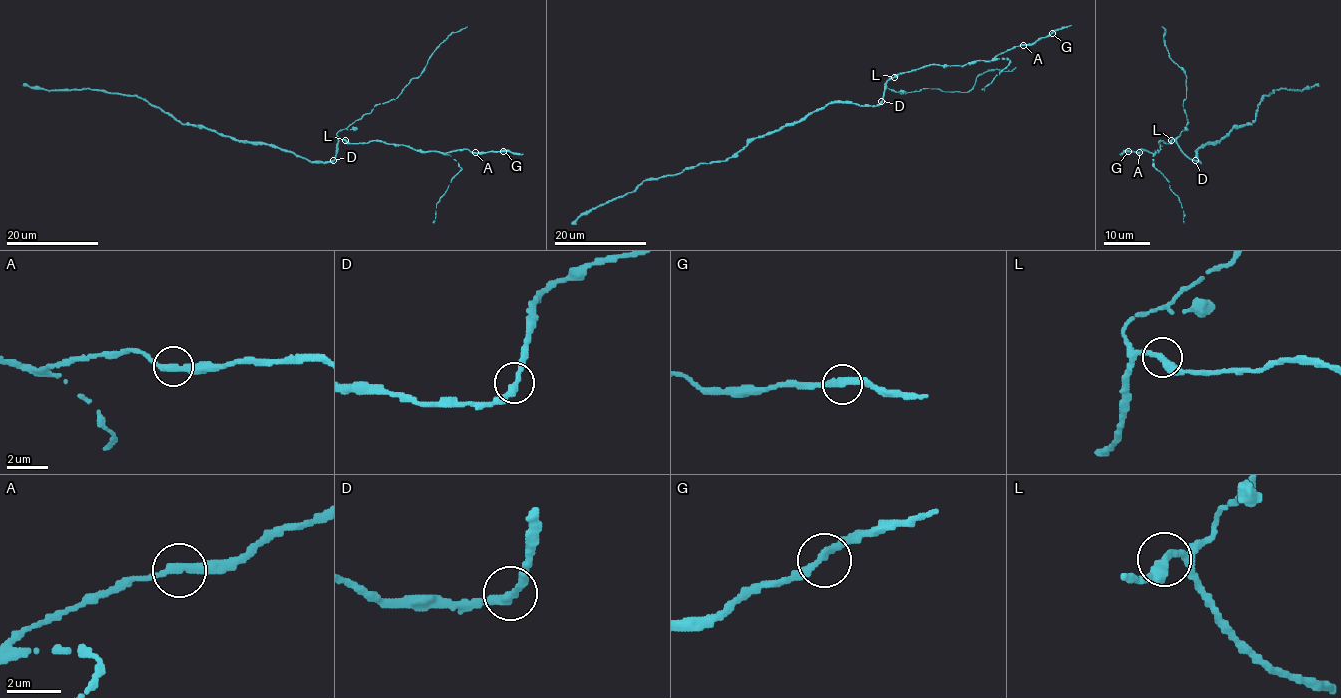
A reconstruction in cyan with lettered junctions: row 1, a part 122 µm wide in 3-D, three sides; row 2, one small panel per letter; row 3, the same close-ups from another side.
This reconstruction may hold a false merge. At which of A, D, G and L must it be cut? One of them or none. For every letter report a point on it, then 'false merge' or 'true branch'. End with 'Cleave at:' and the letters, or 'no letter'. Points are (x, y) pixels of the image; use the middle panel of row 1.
A: place (1023, 45); true branch
D: place (881, 101); true branch
G: place (1052, 33); true branch
L: place (894, 77); true branch
Cleave at: no letter

